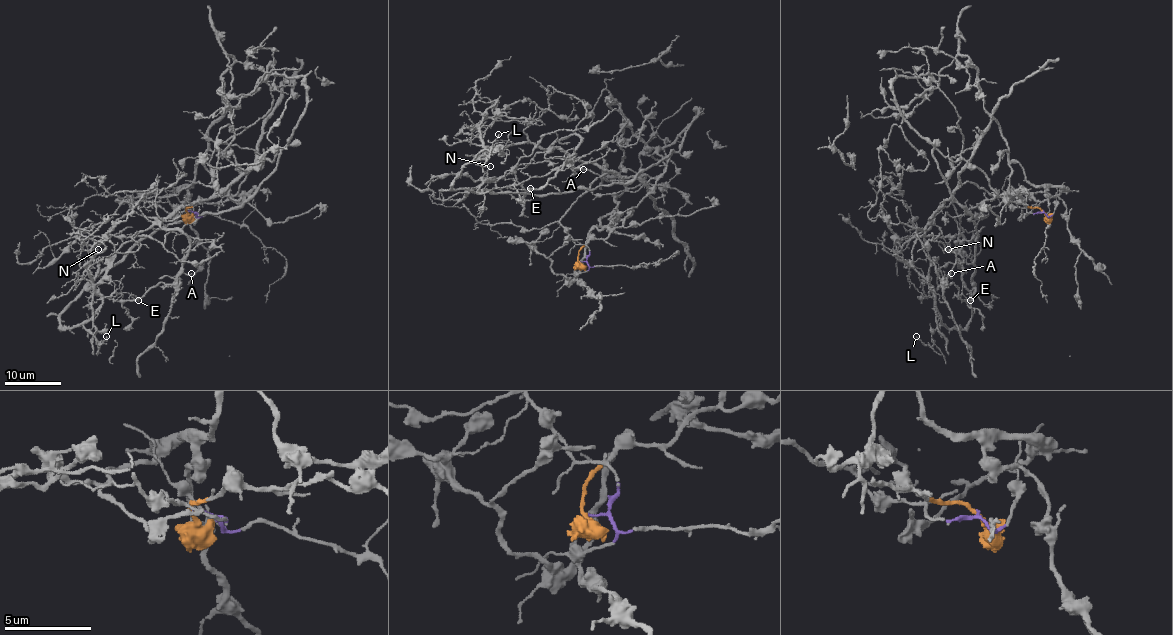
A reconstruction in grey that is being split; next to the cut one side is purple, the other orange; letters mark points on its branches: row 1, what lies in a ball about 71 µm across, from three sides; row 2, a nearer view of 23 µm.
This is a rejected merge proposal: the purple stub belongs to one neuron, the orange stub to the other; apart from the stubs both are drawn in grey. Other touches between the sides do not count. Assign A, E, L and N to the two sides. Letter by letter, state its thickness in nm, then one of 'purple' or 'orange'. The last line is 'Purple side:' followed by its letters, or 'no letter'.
A: calibre 160 nm; orange
E: calibre 130 nm; orange
L: calibre 130 nm; orange
N: calibre 120 nm; orange
Purple side: no letter

